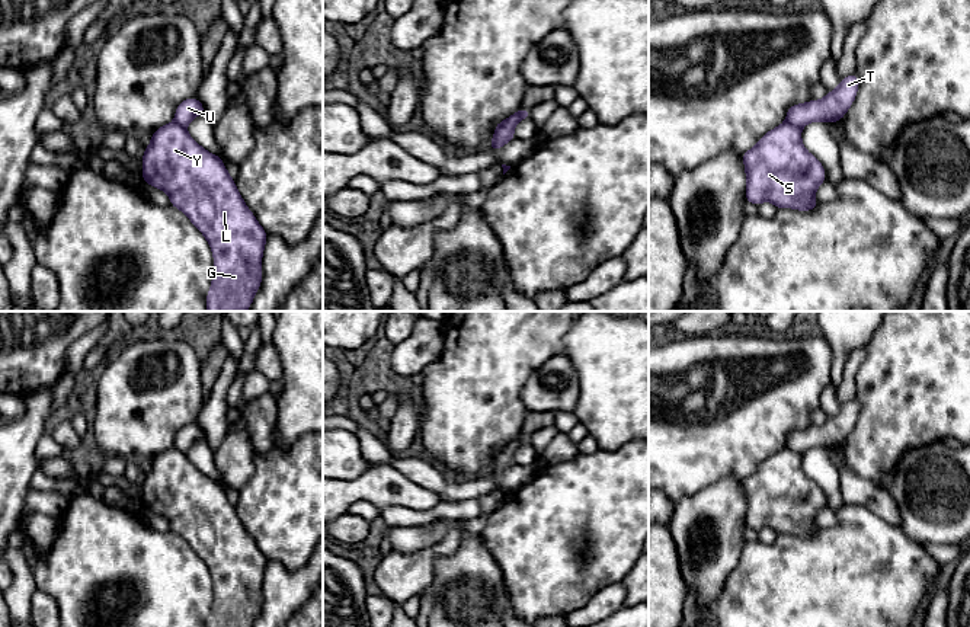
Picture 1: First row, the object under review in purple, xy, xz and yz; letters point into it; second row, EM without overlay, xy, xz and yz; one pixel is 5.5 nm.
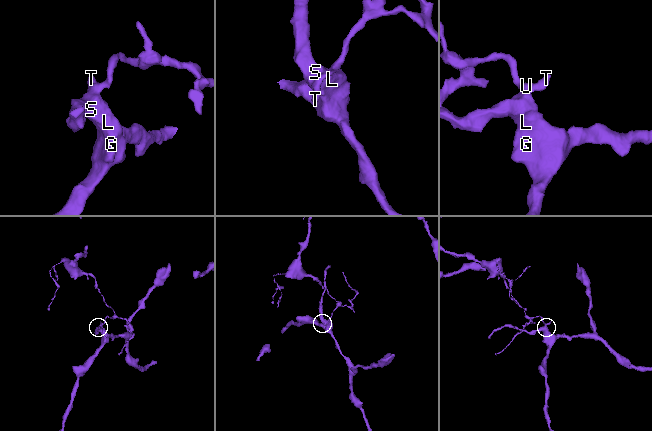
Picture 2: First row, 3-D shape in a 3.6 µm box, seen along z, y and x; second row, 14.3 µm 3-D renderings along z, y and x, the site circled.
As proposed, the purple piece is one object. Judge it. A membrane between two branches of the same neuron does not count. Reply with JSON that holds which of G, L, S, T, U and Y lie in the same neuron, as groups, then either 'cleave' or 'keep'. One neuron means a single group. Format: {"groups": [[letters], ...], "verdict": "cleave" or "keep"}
{"groups": [["G", "L", "S", "Y"], ["T", "U"]], "verdict": "cleave"}

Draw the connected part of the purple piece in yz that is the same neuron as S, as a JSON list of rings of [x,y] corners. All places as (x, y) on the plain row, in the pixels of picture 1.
[[[784,448],[762,461],[758,470],[742,480],[746,498],[746,527],[761,531],[769,527],[777,535],[811,537],[819,531],[816,515],[826,506],[825,493],[801,467],[801,454]]]

